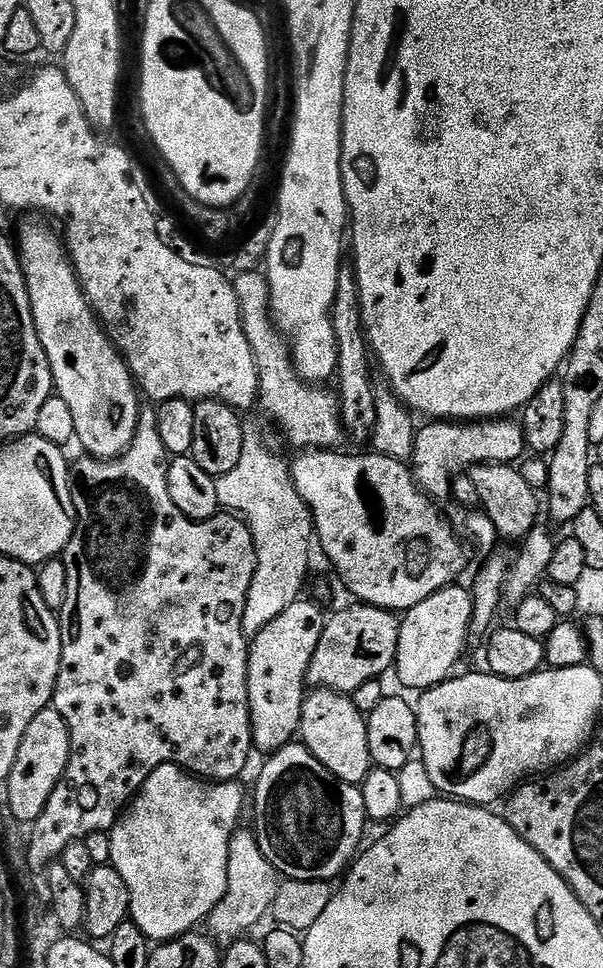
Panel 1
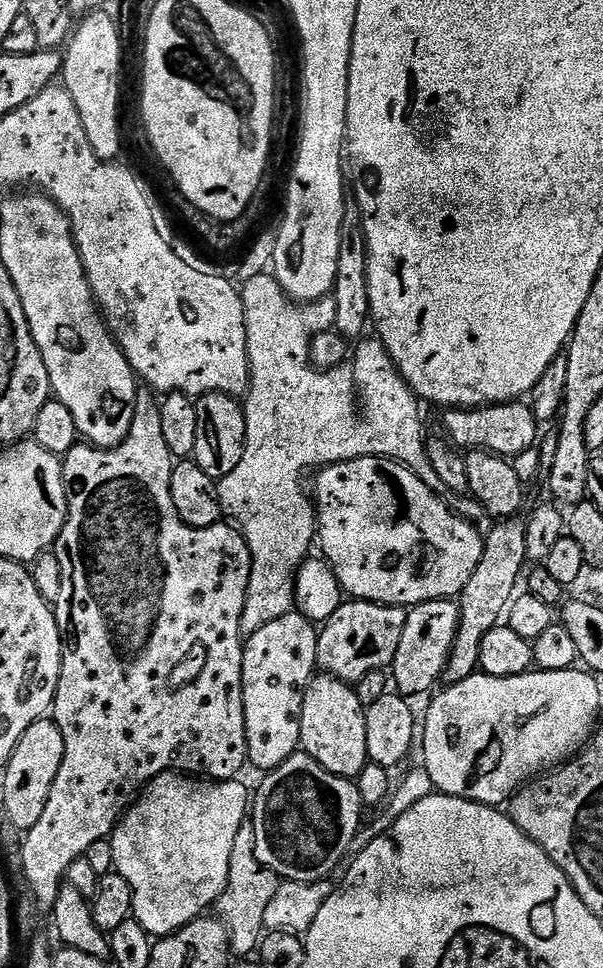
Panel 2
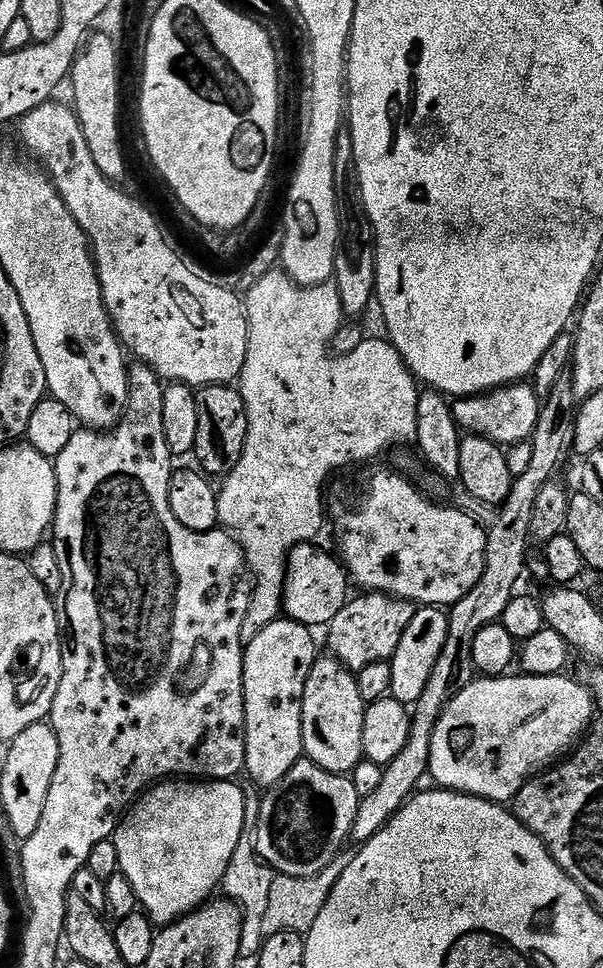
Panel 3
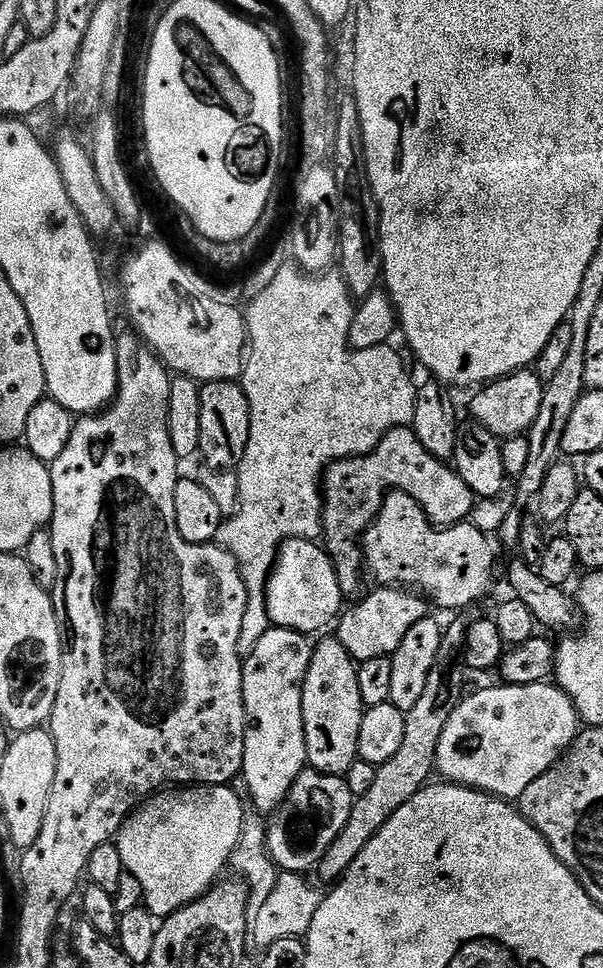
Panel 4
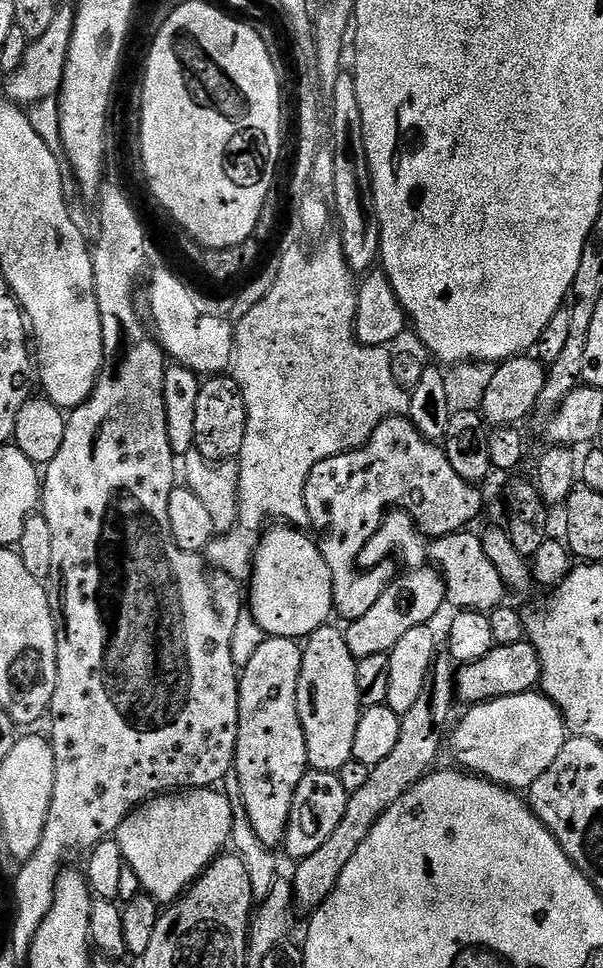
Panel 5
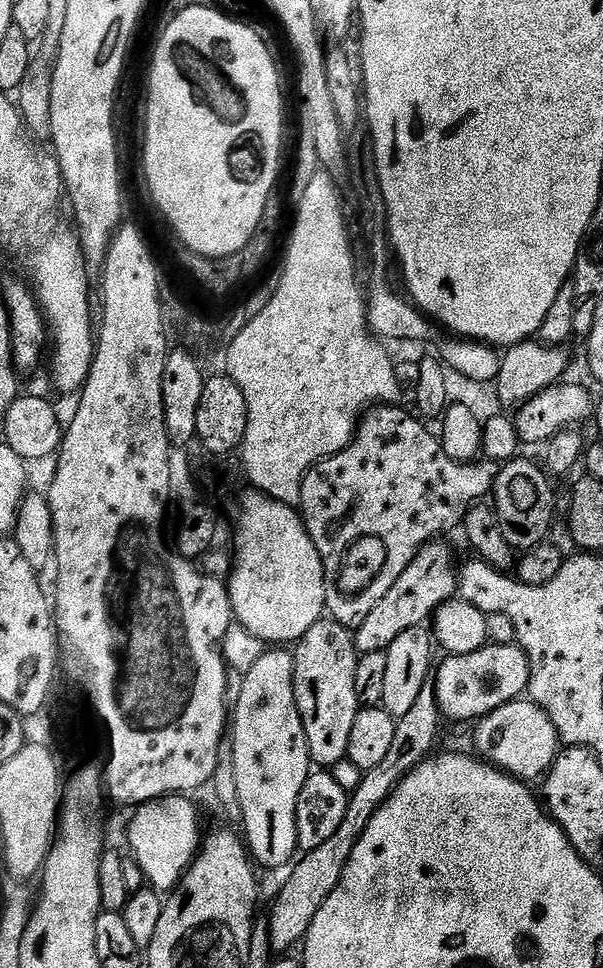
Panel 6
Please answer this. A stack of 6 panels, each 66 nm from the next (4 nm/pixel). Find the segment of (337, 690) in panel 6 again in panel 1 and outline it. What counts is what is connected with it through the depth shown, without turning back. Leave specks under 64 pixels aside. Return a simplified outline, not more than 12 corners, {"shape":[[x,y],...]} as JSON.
{"shape":[[312,688],[299,739],[342,782],[374,767],[351,695]]}

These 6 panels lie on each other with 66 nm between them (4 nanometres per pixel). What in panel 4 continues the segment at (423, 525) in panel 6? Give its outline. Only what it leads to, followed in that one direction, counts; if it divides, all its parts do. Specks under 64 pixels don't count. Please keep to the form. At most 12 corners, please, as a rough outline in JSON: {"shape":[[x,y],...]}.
{"shape":[[411,427],[328,465],[322,540],[345,597],[360,539],[391,491],[437,526],[478,498]]}

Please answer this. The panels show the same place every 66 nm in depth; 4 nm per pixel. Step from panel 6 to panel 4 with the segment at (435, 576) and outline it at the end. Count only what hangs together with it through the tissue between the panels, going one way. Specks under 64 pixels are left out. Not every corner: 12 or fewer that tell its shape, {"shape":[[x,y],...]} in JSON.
{"shape":[[380,586],[334,628],[357,662],[393,656],[429,601]]}

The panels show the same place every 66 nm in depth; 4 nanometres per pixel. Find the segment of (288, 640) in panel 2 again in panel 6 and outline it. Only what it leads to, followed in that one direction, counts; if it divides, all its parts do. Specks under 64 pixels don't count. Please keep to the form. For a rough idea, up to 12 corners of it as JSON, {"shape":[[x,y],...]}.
{"shape":[[291,651],[244,673],[230,716],[242,832],[261,869],[298,852],[310,757]]}

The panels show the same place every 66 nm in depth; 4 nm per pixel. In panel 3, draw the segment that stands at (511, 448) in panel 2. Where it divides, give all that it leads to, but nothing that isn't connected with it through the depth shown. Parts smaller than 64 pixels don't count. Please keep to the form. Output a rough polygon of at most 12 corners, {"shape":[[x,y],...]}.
{"shape":[[528,382],[451,401],[465,433],[531,441],[541,397]]}

